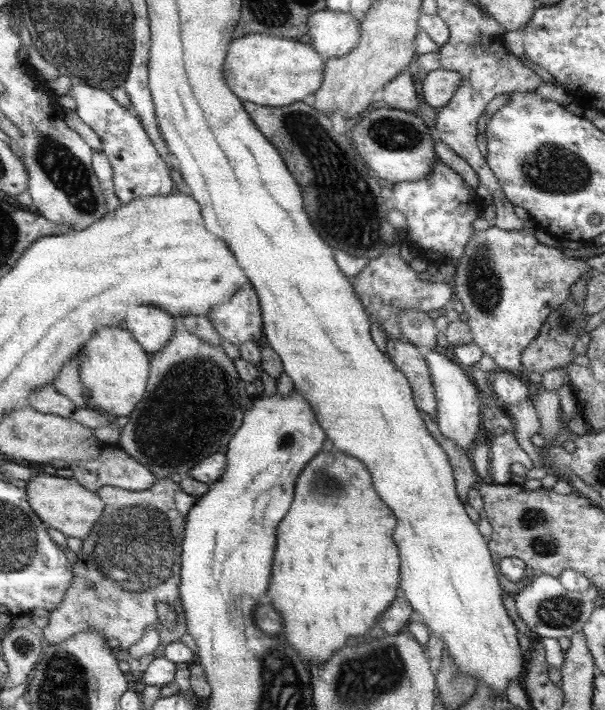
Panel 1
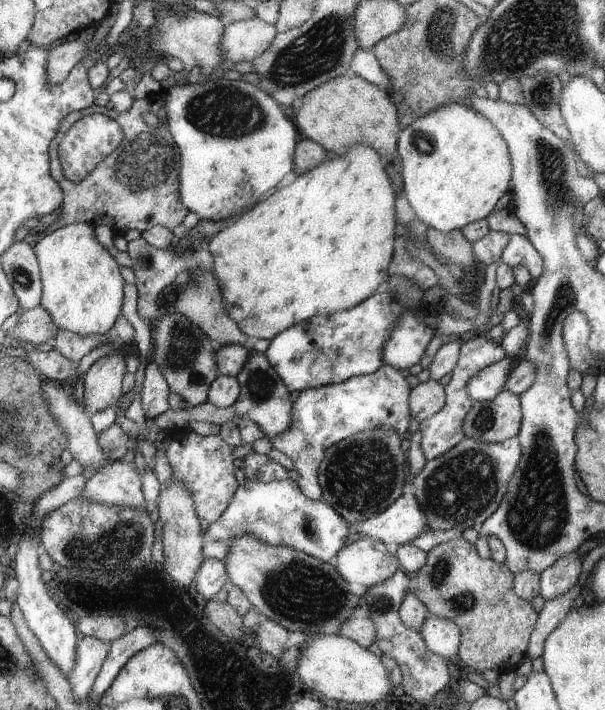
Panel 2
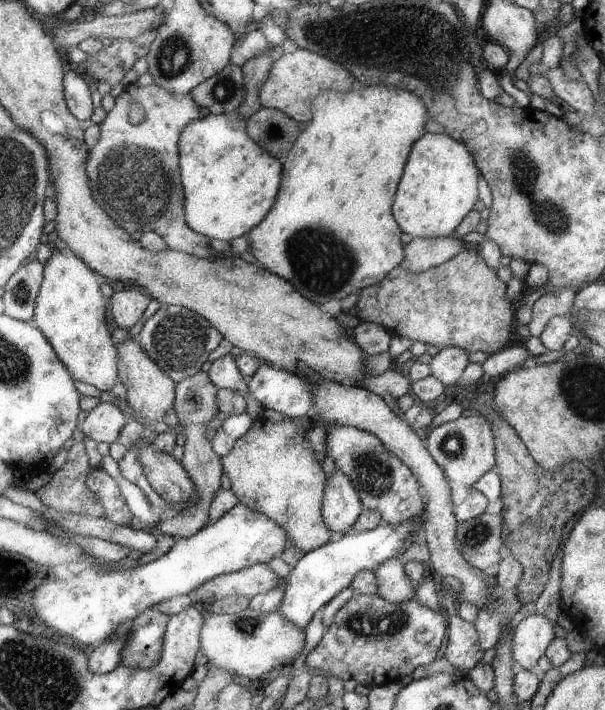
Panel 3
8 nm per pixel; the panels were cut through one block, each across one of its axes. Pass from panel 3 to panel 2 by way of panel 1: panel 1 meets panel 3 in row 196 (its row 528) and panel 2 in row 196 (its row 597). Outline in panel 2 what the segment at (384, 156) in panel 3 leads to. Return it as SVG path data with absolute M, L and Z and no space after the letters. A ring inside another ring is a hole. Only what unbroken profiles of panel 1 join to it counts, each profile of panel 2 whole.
M351 144L343 156L333 158L333 160L323 160L321 164L317 164L315 168L311 168L309 172L297 176L293 180L293 184L287 184L283 188L275 188L275 192L269 198L259 200L251 210L239 214L233 222L229 222L227 226L223 226L215 236L211 236L207 240L207 250L213 256L213 274L215 278L223 284L223 304L229 310L227 314L239 324L239 328L251 338L251 340L259 340L259 338L267 338L273 340L279 332L287 330L289 326L295 326L299 322L307 322L309 318L321 314L335 314L335 312L345 312L351 310L355 306L359 306L361 302L365 302L367 298L371 298L377 290L385 288L385 282L389 278L389 266L395 258L395 248L397 248L397 218L395 218L395 194L391 188L391 182L379 162L379 152L365 146L365 144Z

